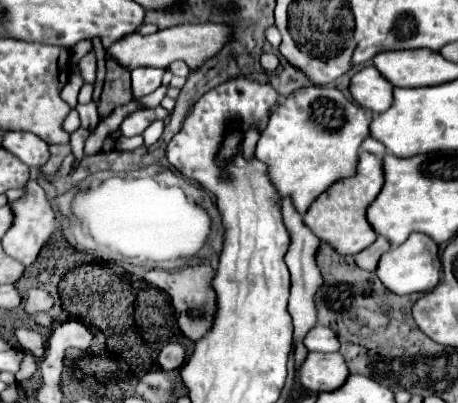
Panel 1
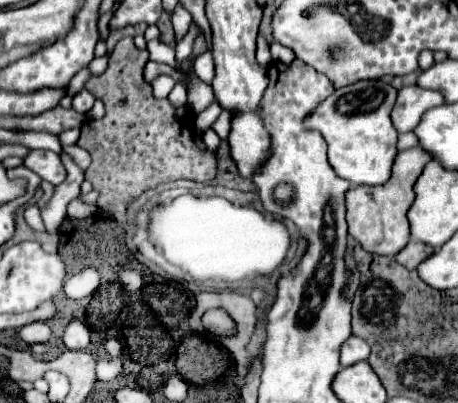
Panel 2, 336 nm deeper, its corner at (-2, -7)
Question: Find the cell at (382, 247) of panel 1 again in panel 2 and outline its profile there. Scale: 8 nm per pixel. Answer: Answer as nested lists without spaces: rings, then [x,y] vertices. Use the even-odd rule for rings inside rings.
[[[410,241],[394,259],[396,259],[396,263],[400,263],[400,265],[406,267],[408,271],[412,271],[412,269],[416,269],[416,265],[418,265],[422,259],[426,259],[432,251],[434,251],[434,249],[432,249],[432,247],[426,247],[424,243],[414,243],[414,241]]]

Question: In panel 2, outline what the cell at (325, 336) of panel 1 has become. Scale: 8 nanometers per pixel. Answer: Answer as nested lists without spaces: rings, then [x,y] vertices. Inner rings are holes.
[[[350,335],[346,339],[346,343],[340,347],[340,363],[342,363],[342,367],[354,365],[358,361],[364,361],[364,359],[368,359],[368,355],[370,355],[368,343],[358,339],[358,337],[354,337],[354,335]]]

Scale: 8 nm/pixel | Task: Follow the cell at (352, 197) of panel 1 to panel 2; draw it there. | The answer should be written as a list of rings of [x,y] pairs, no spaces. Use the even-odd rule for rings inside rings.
[[[420,147],[398,151],[392,167],[392,177],[386,185],[378,187],[352,187],[346,191],[346,223],[348,223],[348,235],[352,235],[364,251],[376,253],[376,255],[396,255],[408,241],[408,219],[406,211],[414,199],[412,187],[418,175],[422,173],[424,165],[432,157],[426,155],[426,151],[420,151]]]

